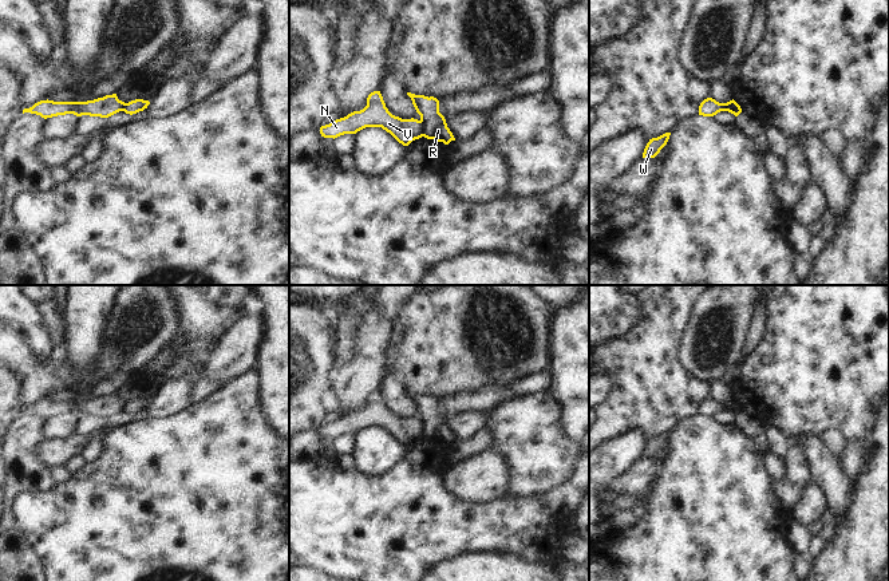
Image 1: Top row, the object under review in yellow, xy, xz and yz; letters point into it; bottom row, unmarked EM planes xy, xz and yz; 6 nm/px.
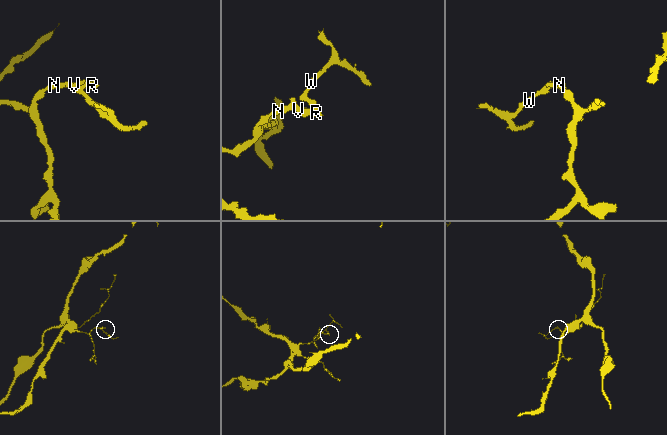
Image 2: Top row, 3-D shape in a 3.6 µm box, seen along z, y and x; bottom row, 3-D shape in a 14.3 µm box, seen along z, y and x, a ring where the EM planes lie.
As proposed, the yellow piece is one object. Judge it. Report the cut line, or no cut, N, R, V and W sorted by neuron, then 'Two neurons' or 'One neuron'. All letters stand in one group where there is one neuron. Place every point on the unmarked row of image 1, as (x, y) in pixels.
Split along xz (421, 419), (423, 435). Groups: N V / R W. Two neurons

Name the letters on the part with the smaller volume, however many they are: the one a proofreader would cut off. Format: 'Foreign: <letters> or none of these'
Foreign: R, W

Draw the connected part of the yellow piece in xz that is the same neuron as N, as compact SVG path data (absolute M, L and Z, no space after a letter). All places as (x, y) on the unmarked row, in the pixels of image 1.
M380 391L368 395L367 406L363 410L321 426L320 434L324 438L335 439L344 434L356 434L366 427L382 427L403 446L408 446L412 440L423 436L423 422L392 415L386 407Z

